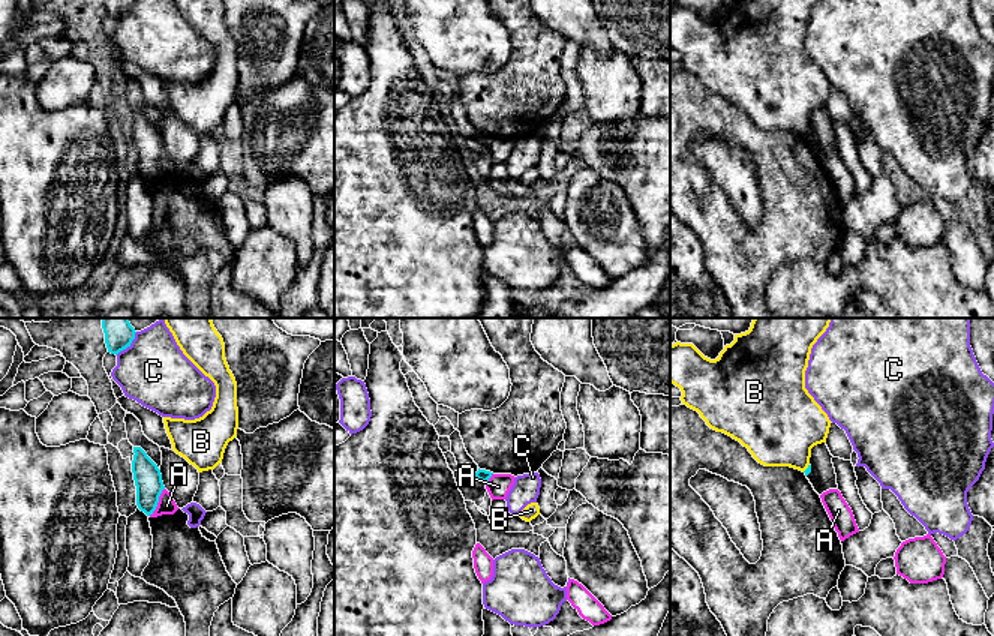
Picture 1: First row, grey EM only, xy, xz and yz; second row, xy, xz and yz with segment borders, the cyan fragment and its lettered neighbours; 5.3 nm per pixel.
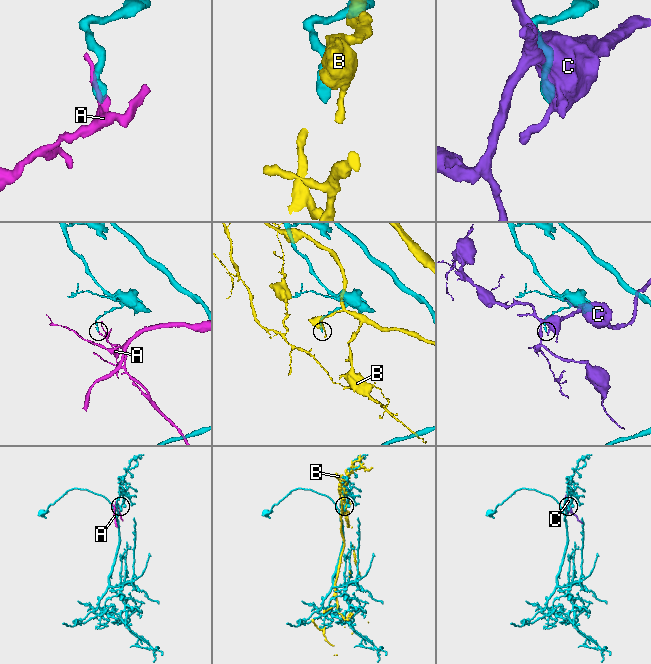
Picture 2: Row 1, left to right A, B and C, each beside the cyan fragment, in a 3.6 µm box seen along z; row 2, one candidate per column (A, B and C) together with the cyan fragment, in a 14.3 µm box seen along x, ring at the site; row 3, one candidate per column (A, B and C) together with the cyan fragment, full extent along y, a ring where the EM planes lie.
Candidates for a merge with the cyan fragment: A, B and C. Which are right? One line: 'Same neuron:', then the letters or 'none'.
Same neuron: none

